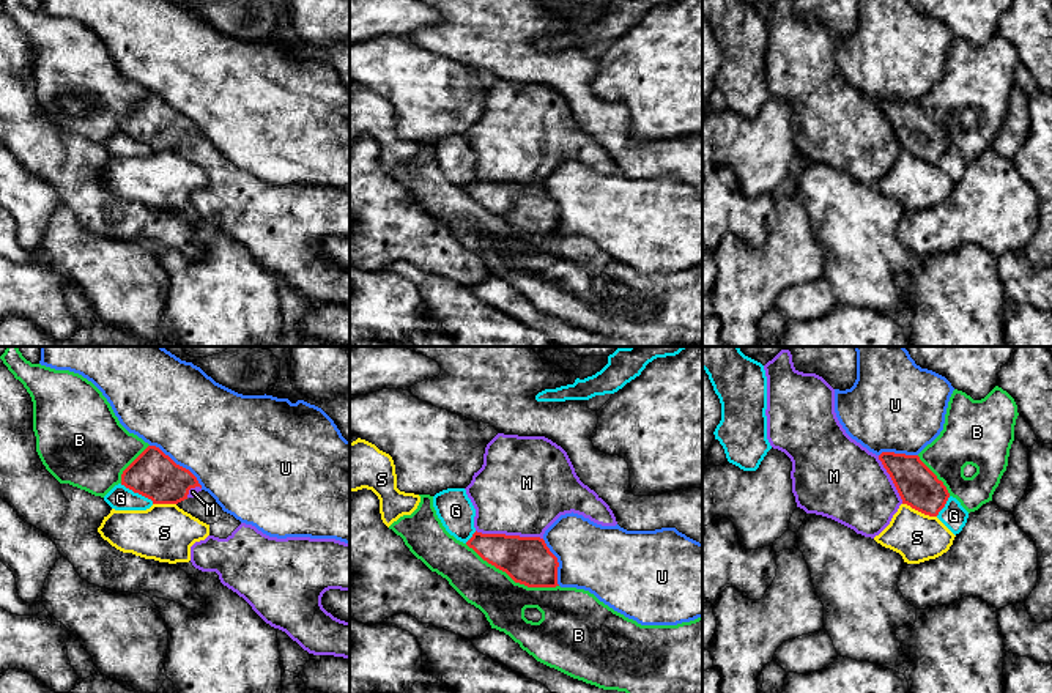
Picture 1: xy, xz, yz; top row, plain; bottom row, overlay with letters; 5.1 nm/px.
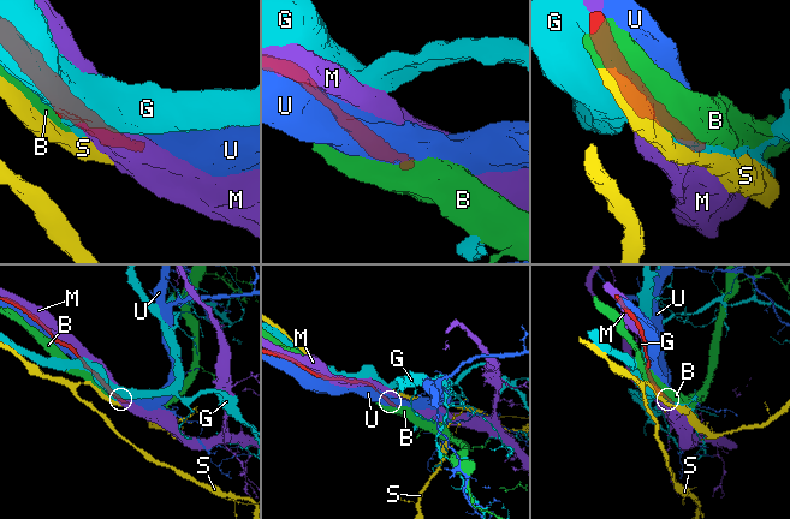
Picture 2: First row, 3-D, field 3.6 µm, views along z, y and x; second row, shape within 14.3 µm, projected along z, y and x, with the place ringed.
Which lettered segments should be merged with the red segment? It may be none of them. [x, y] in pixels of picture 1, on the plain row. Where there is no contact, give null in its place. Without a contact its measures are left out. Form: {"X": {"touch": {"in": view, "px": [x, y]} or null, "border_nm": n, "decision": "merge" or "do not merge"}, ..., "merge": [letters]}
{"B": {"touch": {"in": "xz", "px": [512, 226]}, "border_nm": 550, "decision": "do not merge"}, "G": {"touch": {"in": "xy", "px": [137, 139]}, "border_nm": 200, "decision": "do not merge"}, "M": {"touch": {"in": "xz", "px": [509, 183]}, "border_nm": 340, "decision": "merge"}, "S": {"touch": {"in": "yz", "px": [920, 158]}, "border_nm": 190, "decision": "do not merge"}, "U": {"touch": {"in": "xy", "px": [178, 112]}, "border_nm": 340, "decision": "do not merge"}, "merge": ["M"]}

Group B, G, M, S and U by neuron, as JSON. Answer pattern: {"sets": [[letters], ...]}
{"sets": [["B"], ["G"], ["M"], ["S"], ["U"]]}

